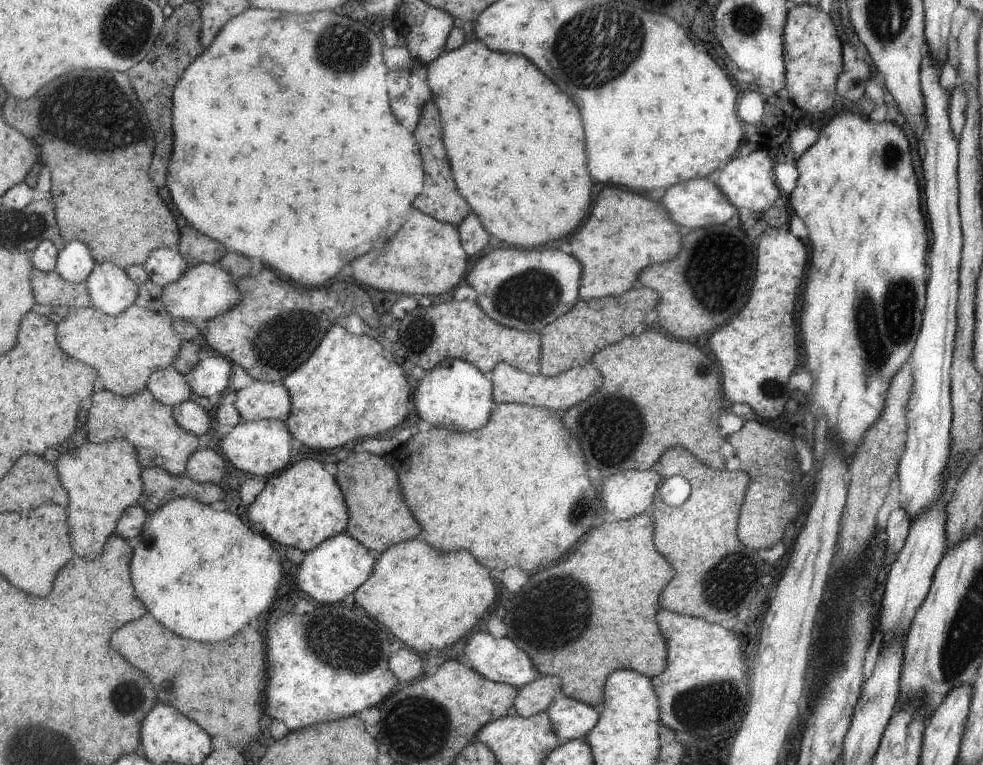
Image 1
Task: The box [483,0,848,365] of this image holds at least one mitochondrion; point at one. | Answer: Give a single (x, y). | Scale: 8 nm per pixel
(579, 61)

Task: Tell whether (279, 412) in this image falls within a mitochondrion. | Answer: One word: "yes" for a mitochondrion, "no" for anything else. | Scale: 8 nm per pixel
no

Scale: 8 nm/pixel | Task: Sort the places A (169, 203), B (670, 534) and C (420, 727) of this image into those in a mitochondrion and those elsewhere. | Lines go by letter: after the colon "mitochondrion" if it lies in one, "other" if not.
A: other
B: other
C: mitochondrion

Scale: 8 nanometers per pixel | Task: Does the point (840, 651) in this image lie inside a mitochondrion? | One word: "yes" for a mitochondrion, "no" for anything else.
yes

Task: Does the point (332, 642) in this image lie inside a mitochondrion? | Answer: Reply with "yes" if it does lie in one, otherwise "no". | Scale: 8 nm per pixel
yes

